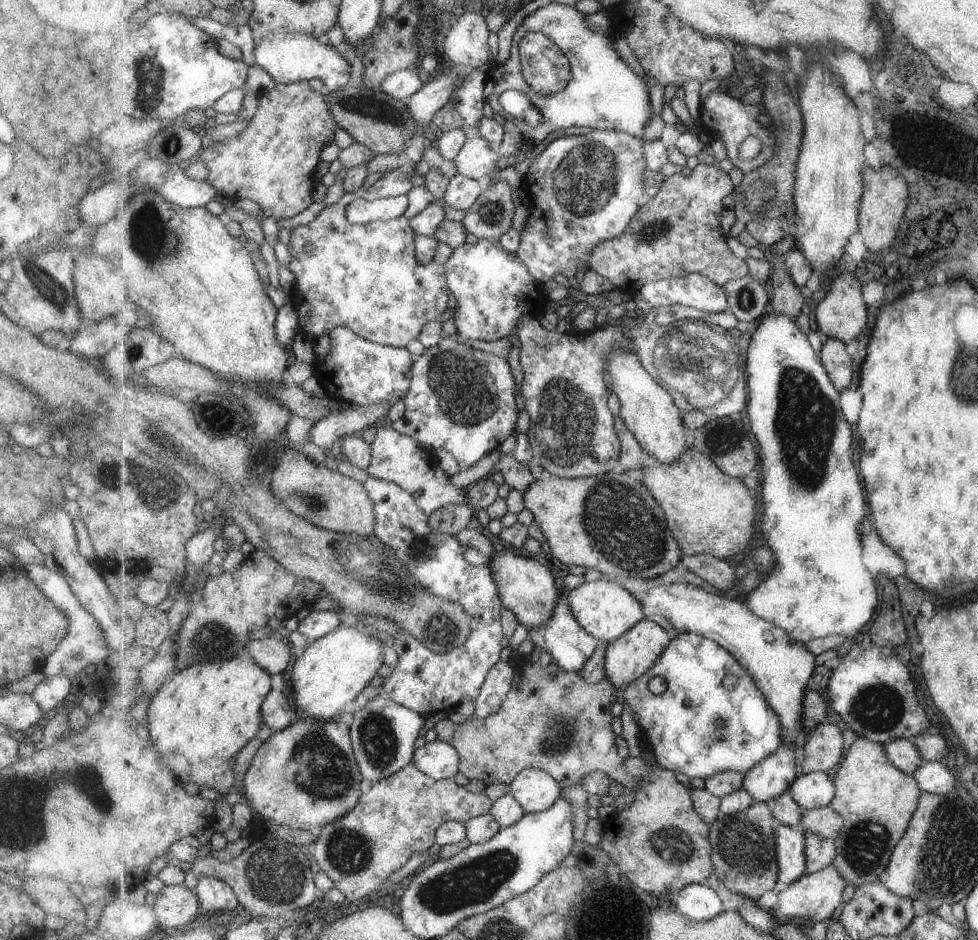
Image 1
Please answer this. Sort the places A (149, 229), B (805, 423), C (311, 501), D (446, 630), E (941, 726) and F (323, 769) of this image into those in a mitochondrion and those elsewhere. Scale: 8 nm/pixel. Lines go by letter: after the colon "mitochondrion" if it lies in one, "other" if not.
A: mitochondrion
B: mitochondrion
C: mitochondrion
D: mitochondrion
E: other
F: mitochondrion

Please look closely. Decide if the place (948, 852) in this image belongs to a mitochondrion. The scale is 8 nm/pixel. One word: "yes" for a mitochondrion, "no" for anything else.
yes

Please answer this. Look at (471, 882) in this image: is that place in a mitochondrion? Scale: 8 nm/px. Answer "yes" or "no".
yes

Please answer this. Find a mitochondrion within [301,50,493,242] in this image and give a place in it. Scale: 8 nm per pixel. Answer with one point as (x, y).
(379, 110)

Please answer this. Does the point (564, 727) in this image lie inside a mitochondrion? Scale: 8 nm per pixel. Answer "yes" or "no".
yes

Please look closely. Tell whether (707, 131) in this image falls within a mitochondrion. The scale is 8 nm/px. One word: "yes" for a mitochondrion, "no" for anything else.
no

